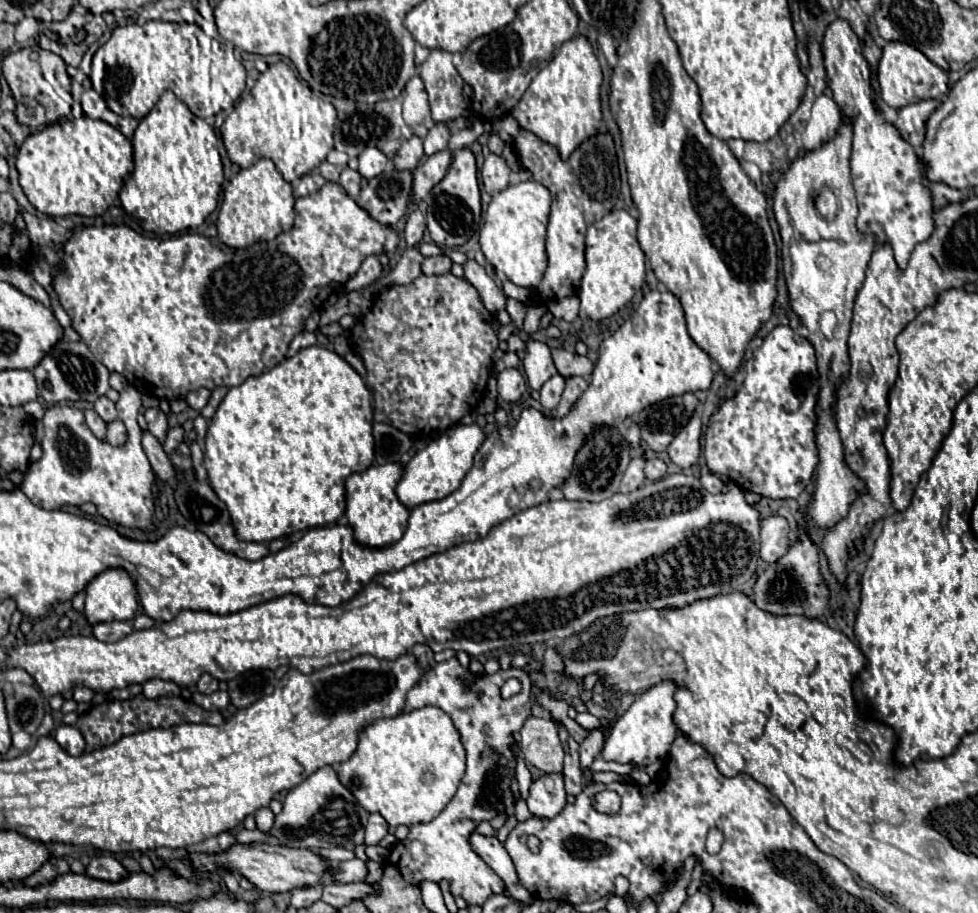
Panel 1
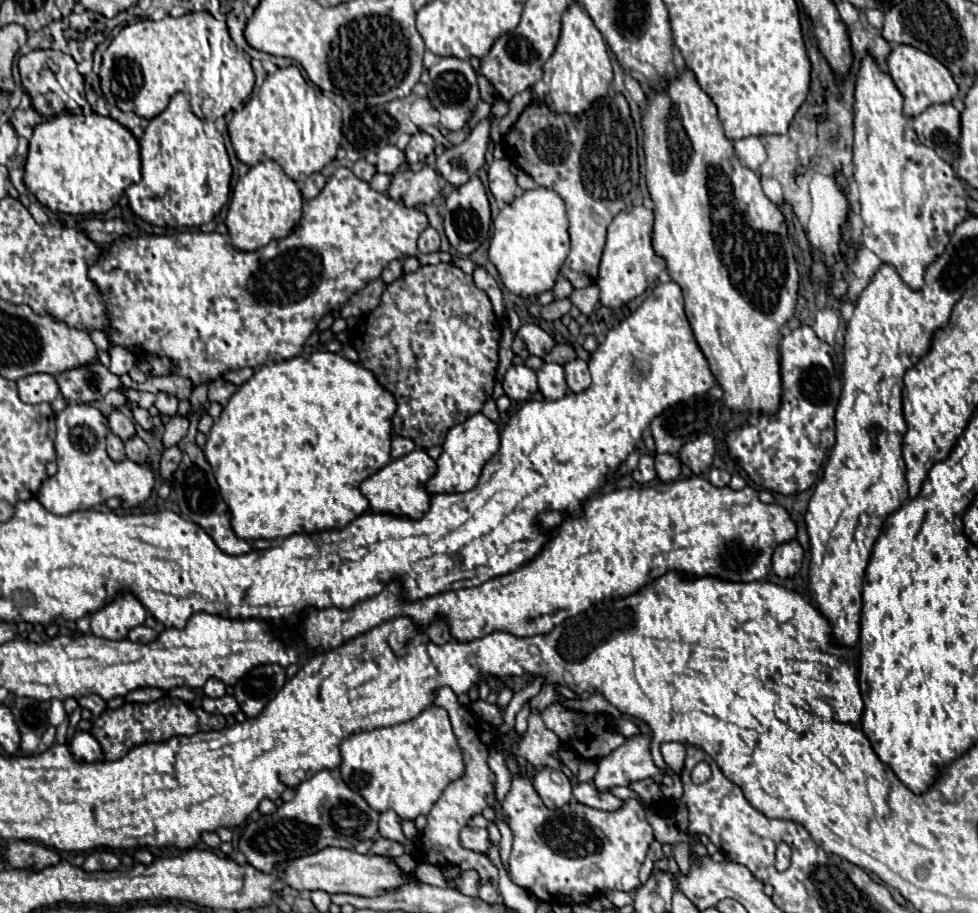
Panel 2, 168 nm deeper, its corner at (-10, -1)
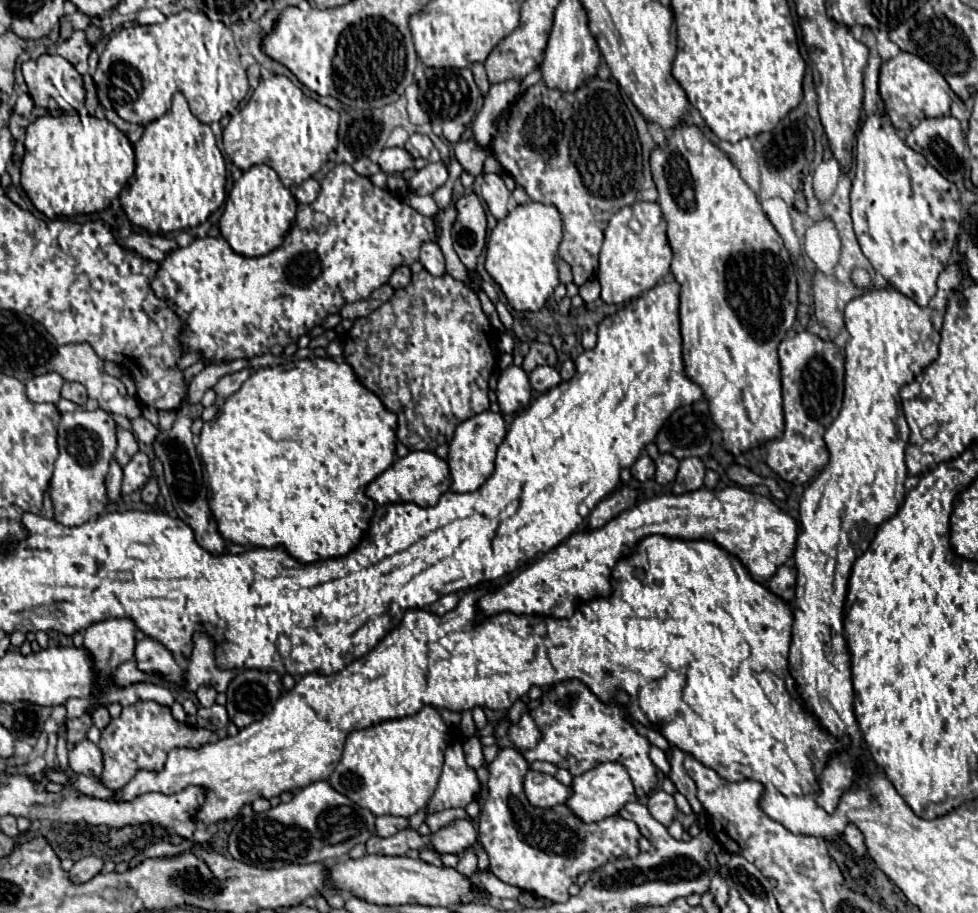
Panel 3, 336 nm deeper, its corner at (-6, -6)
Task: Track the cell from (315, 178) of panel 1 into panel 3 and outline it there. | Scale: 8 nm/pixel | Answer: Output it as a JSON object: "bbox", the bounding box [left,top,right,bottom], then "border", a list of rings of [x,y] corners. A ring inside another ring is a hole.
{"bbox":[296,178,320,204],"border":[[[310,178],[310,180],[306,180],[306,182],[300,186],[300,190],[296,192],[296,200],[298,200],[300,204],[312,204],[312,202],[316,200],[318,192],[320,192],[320,184],[318,184],[314,178]]]}

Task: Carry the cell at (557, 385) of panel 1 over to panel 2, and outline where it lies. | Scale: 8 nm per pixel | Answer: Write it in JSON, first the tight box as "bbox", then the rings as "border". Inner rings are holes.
{"bbox":[538,363,568,399],"border":[[[544,363],[538,371],[538,389],[546,399],[560,399],[568,391],[564,383],[564,367],[558,363]]]}

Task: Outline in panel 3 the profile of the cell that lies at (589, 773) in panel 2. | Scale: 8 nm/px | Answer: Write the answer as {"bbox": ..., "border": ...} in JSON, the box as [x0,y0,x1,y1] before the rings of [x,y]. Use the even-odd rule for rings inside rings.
{"bbox":[524,770,572,808],"border":[[[528,770],[524,778],[524,792],[532,806],[552,808],[556,804],[566,804],[572,798],[572,788],[564,786],[550,774]]]}

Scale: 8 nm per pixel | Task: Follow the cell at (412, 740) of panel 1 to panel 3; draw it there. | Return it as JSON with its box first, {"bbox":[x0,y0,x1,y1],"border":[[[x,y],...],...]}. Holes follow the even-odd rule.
{"bbox":[328,706,448,818],"border":[[[424,706],[414,716],[356,730],[346,738],[344,754],[328,782],[352,802],[368,808],[374,816],[390,814],[410,818],[426,808],[436,790],[444,764],[446,732],[448,726],[432,706]]]}

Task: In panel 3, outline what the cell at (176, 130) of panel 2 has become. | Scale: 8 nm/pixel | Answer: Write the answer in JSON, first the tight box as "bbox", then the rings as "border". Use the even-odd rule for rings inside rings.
{"bbox":[120,92,226,234],"border":[[[176,92],[176,94],[174,94],[174,98],[172,98],[172,108],[170,108],[170,110],[168,110],[162,118],[158,118],[158,120],[154,120],[154,122],[150,122],[150,124],[146,126],[146,130],[144,130],[144,134],[142,134],[140,142],[138,142],[138,144],[134,144],[134,152],[136,152],[136,172],[134,172],[134,176],[128,180],[126,188],[124,188],[124,190],[122,190],[122,194],[120,194],[122,208],[124,208],[124,212],[126,212],[126,216],[128,216],[128,220],[130,220],[132,224],[136,224],[136,226],[143,228],[150,234],[157,234],[160,233],[160,231],[163,234],[166,234],[179,230],[187,230],[188,228],[194,228],[198,226],[198,224],[202,224],[202,222],[206,222],[211,214],[224,205],[226,200],[225,160],[218,149],[218,146],[216,146],[216,139],[214,134],[212,134],[212,130],[210,130],[210,126],[208,126],[208,124],[202,124],[202,122],[200,122],[200,120],[198,120],[198,118],[190,112],[188,102],[186,102],[186,98],[184,98],[180,92]]]}

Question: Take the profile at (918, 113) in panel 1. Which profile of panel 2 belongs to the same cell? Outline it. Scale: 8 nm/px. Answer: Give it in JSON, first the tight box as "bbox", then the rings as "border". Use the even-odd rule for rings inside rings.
{"bbox":[912,105,960,165],"border":[[[930,105],[918,117],[912,119],[914,131],[918,133],[920,143],[934,149],[948,165],[958,163],[960,155],[960,113],[950,105]]]}

